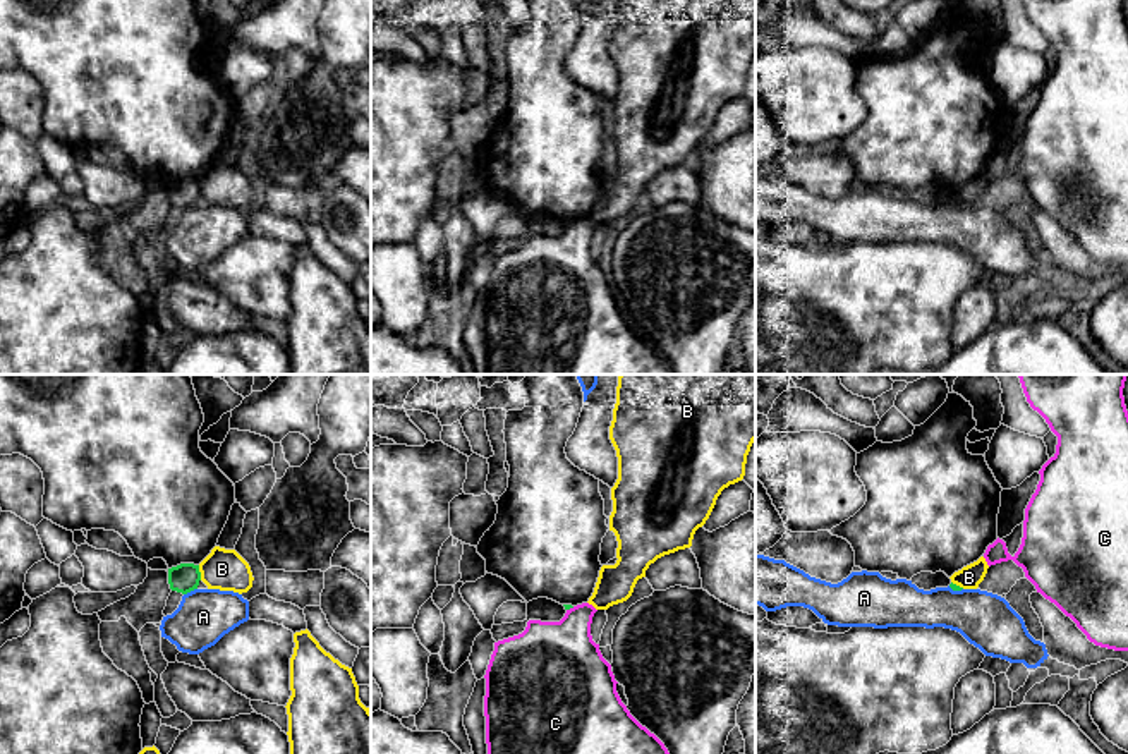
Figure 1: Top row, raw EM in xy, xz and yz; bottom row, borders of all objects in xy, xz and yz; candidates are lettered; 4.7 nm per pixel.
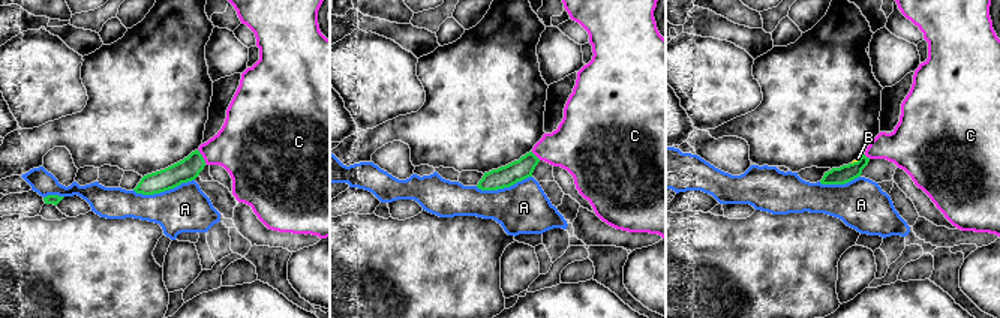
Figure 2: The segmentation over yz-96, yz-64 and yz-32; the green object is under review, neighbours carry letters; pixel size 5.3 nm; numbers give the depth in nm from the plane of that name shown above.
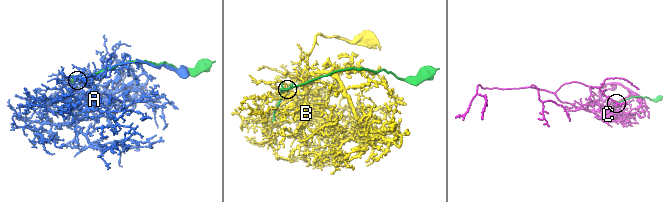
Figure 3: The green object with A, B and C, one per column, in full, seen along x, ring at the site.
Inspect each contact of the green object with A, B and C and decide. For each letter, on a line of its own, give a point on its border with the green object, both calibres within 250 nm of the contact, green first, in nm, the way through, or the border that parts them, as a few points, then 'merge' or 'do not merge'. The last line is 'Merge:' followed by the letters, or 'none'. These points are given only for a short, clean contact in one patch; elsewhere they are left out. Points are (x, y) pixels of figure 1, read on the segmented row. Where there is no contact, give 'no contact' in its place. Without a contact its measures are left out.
A: xy (189, 591) | 140/260 nm | do not merge
B: xy (200, 572) | 140/190 nm | along xy (198, 565), (201, 579) | do not merge
C: xz (570, 607) | 30/360 nm | along xz (574, 607), (567, 610) | do not merge
Merge: none

